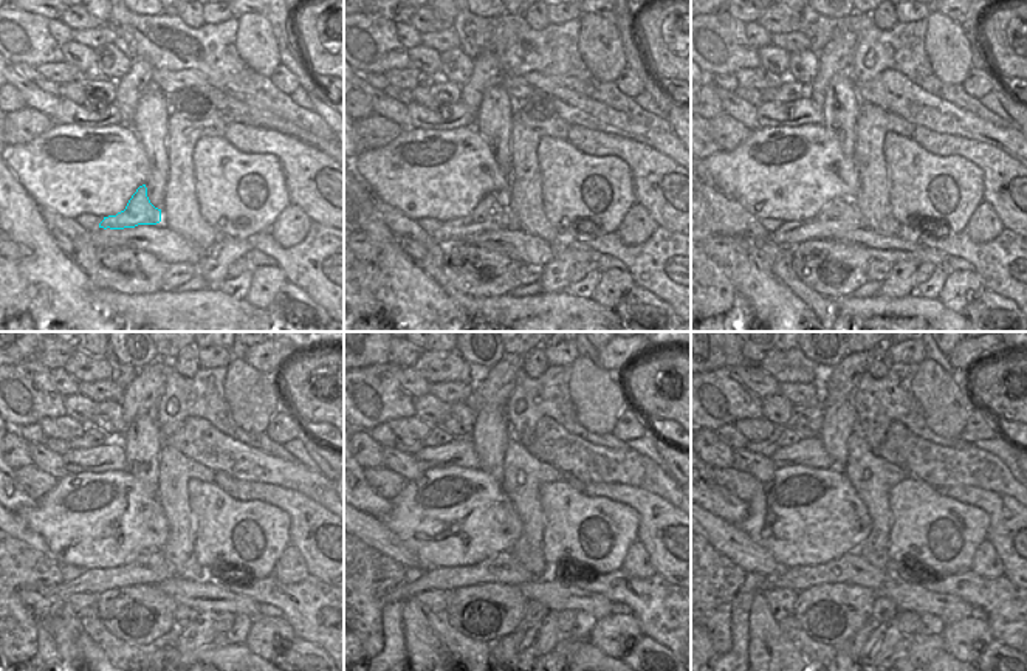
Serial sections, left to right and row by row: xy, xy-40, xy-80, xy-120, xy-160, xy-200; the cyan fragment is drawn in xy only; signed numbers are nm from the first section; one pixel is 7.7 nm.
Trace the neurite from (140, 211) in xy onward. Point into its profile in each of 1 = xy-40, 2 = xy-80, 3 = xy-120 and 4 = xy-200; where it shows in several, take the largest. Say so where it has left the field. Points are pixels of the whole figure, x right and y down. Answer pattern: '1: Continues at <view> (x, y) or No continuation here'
1: Continues at xy-40 (491, 213)
2: Continues at xy-80 (840, 216)
3: Continues at xy-120 (147, 567)
4: Continues at xy-200 (851, 567).

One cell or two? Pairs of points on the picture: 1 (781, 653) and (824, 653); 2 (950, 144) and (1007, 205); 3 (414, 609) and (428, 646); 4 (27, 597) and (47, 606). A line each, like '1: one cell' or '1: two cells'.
1: two cells
2: one cell
3: one cell
4: one cell

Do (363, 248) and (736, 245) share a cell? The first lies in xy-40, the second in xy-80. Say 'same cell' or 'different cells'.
same cell

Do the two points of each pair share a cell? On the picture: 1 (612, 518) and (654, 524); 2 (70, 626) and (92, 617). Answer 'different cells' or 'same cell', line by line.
1: different cells
2: different cells

